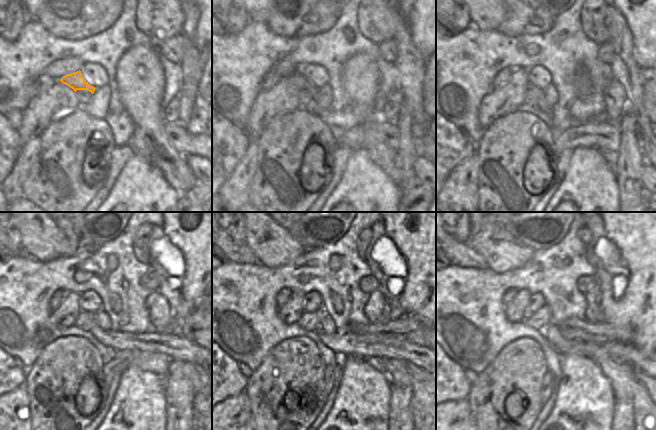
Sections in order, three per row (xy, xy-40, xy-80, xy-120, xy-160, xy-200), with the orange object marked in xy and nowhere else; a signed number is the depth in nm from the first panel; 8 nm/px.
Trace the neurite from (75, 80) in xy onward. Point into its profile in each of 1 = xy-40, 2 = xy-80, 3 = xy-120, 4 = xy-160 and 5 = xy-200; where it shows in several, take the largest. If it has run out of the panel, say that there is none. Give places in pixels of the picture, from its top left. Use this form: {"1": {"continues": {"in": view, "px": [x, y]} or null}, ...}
{"1": {"continues": {"in": "xy-40", "px": [299, 80]}}, "2": {"continues": {"in": "xy-80", "px": [542, 105]}}, "3": {"continues": {"in": "xy-120", "px": [176, 348]}}, "4": {"continues": {"in": "xy-160", "px": [346, 342]}}, "5": {"continues": {"in": "xy-200", "px": [618, 351]}}}

